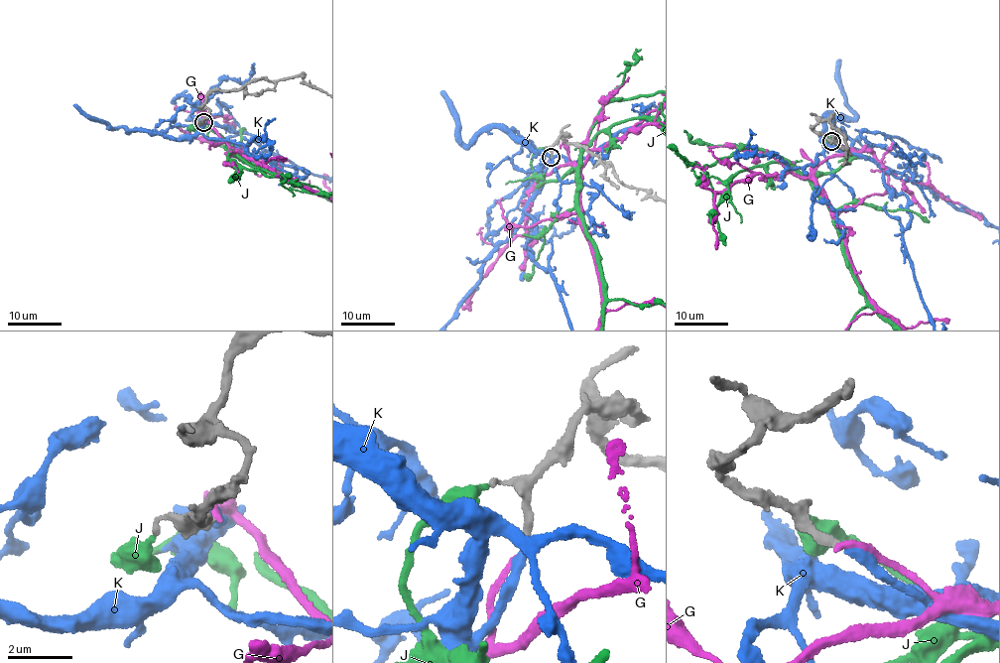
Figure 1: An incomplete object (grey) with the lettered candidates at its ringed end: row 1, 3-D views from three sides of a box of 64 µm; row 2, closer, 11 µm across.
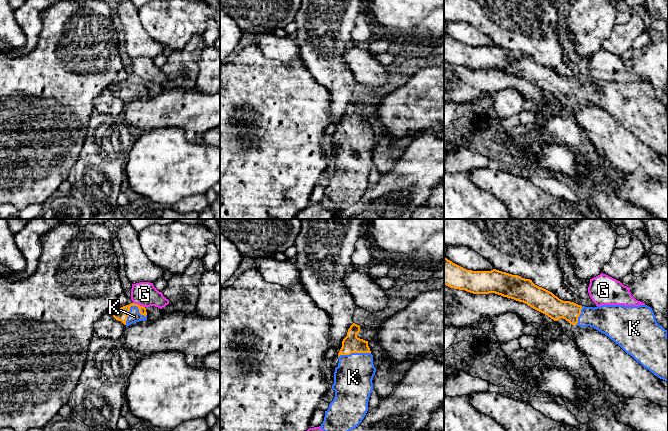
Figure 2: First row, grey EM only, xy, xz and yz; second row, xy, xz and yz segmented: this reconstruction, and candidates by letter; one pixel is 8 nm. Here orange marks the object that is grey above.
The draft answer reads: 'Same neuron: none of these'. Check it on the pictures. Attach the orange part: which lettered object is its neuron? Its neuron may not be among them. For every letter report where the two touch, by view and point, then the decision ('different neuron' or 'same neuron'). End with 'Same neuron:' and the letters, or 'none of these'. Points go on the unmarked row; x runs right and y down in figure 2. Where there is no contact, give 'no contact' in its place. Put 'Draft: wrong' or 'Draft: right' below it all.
G: contact xy (139, 81); different neuron
J: no contact; different neuron
K: contact xy (131, 81); same neuron
Same neuron: K
Draft: wrong

